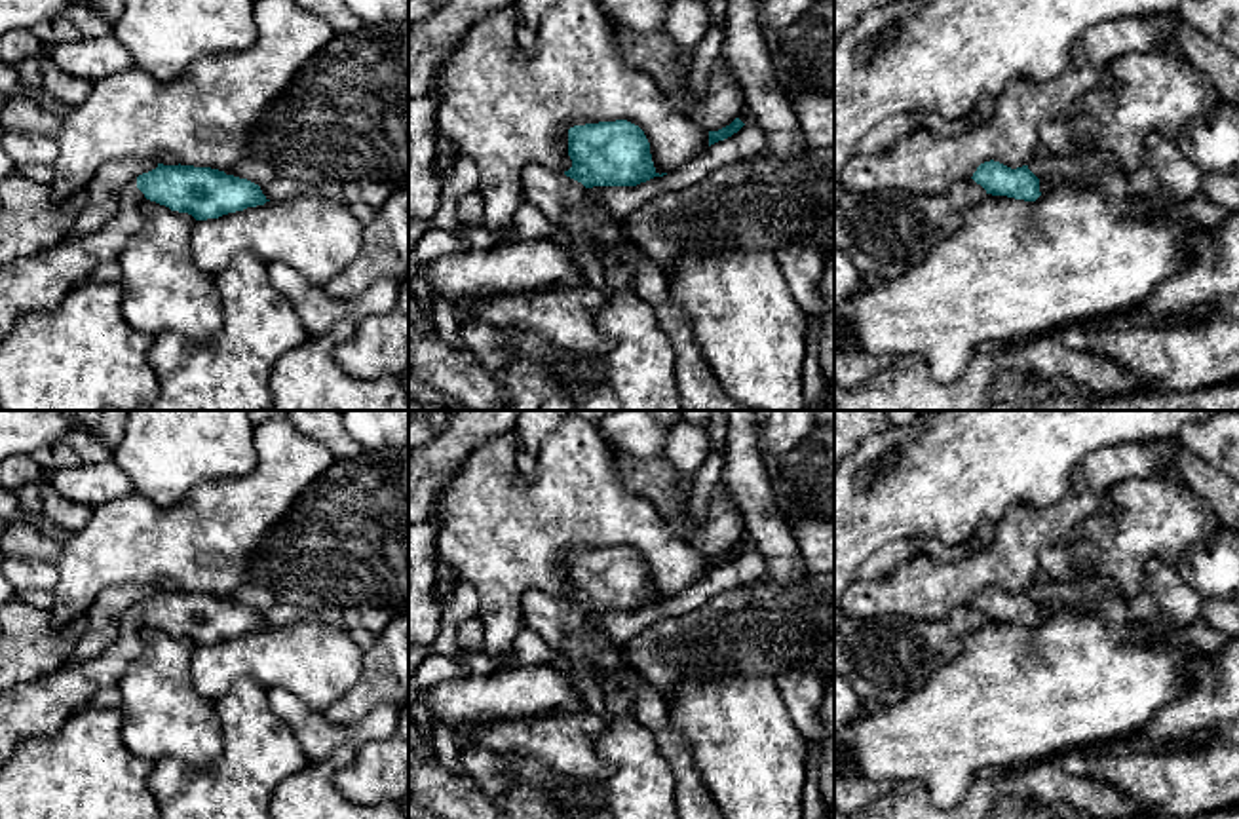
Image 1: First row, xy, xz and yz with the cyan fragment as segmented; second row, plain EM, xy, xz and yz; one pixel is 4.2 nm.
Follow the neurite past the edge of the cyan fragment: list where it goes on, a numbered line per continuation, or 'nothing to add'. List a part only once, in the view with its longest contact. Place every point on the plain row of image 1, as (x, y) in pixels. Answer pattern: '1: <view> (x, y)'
1: xy (35, 709)

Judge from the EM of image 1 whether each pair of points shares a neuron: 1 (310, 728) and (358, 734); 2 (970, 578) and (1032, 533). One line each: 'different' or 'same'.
1: same
2: same

